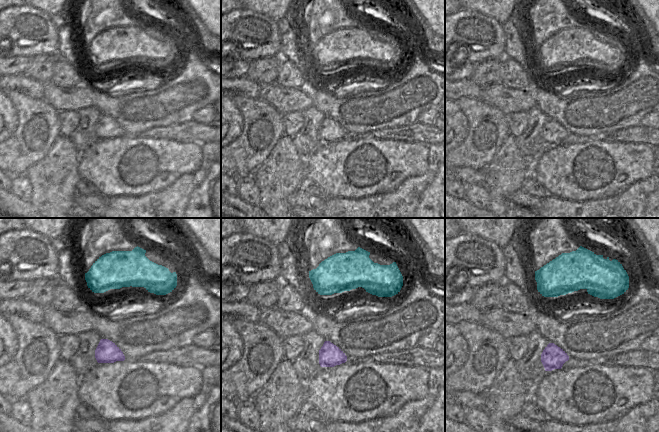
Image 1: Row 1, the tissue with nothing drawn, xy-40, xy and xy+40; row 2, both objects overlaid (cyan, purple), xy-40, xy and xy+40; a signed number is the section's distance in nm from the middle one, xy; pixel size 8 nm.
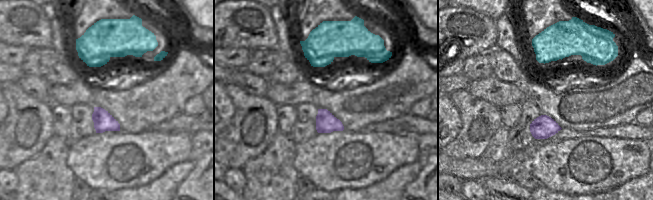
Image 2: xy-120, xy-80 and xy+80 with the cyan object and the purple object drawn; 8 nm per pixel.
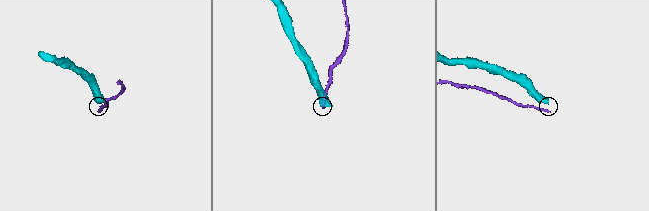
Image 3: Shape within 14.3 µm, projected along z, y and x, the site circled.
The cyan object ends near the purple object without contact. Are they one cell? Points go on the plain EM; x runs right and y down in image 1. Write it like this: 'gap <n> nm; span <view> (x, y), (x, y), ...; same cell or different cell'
gap 380 nm; span xy-40 (101, 68), (101, 115); different cell

